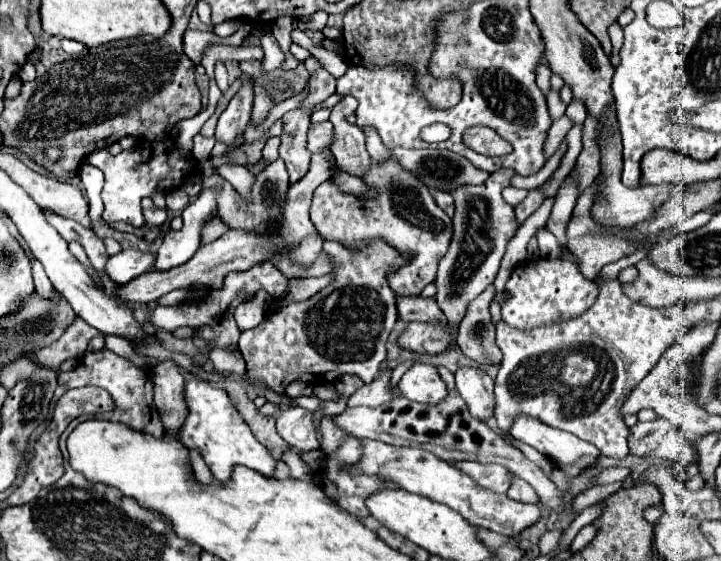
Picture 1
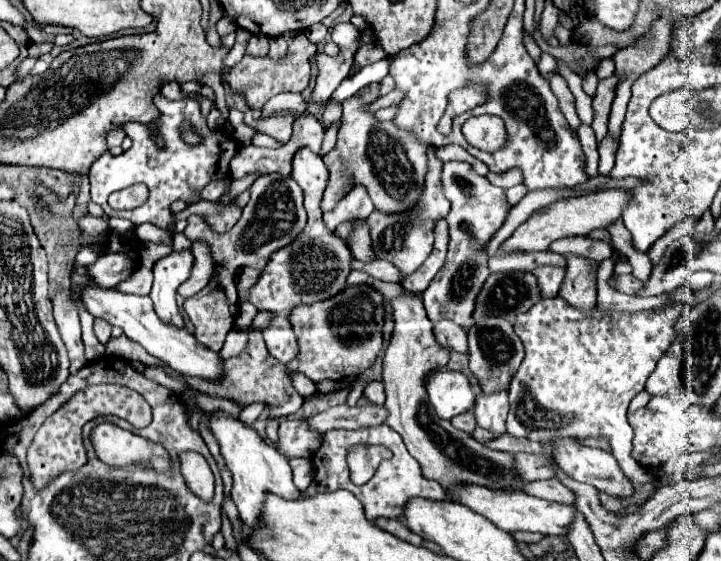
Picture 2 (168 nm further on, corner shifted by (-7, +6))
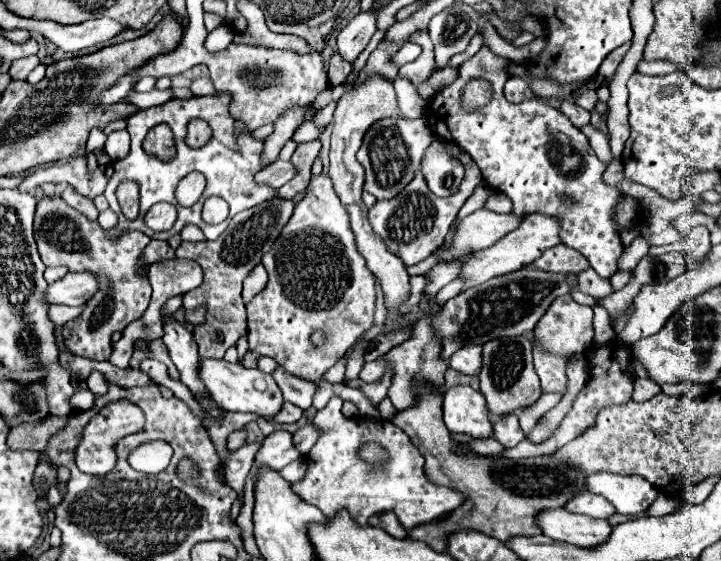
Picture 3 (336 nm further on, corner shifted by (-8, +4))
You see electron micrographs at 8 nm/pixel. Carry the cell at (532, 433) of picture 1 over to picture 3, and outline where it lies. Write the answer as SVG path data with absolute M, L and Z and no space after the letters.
M592 473L586 477L586 489L608 499L618 513L636 515L646 511L654 501L658 489L636 475L618 475L618 473Z

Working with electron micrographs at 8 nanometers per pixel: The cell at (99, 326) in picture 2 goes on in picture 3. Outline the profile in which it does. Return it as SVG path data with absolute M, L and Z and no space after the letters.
M44 197L36 207L34 235L44 265L66 265L70 271L96 271L100 277L100 289L84 313L66 323L64 337L72 353L90 357L94 361L108 361L112 355L112 333L122 331L136 317L142 317L150 303L152 287L148 281L148 269L140 263L140 257L150 241L140 231L124 231L116 241L106 235L96 221L88 221L82 213L68 207L60 197Z

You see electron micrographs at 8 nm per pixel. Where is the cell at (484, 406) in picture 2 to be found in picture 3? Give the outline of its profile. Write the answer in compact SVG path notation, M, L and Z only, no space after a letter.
M516 413L500 415L500 417L494 421L492 429L494 429L494 437L496 437L506 449L516 447L516 445L524 439L524 433L522 433L522 429L520 429L520 425L518 425Z

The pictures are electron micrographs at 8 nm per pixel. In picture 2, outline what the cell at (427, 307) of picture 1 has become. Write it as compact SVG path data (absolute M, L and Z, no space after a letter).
M443 319L435 325L437 341L443 343L443 347L455 351L455 353L467 353L467 331L459 325L455 325L449 319Z

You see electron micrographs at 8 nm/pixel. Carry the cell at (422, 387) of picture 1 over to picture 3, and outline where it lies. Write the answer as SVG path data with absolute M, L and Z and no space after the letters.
M454 385L444 393L444 423L452 433L468 433L476 439L492 435L486 399L470 385Z

